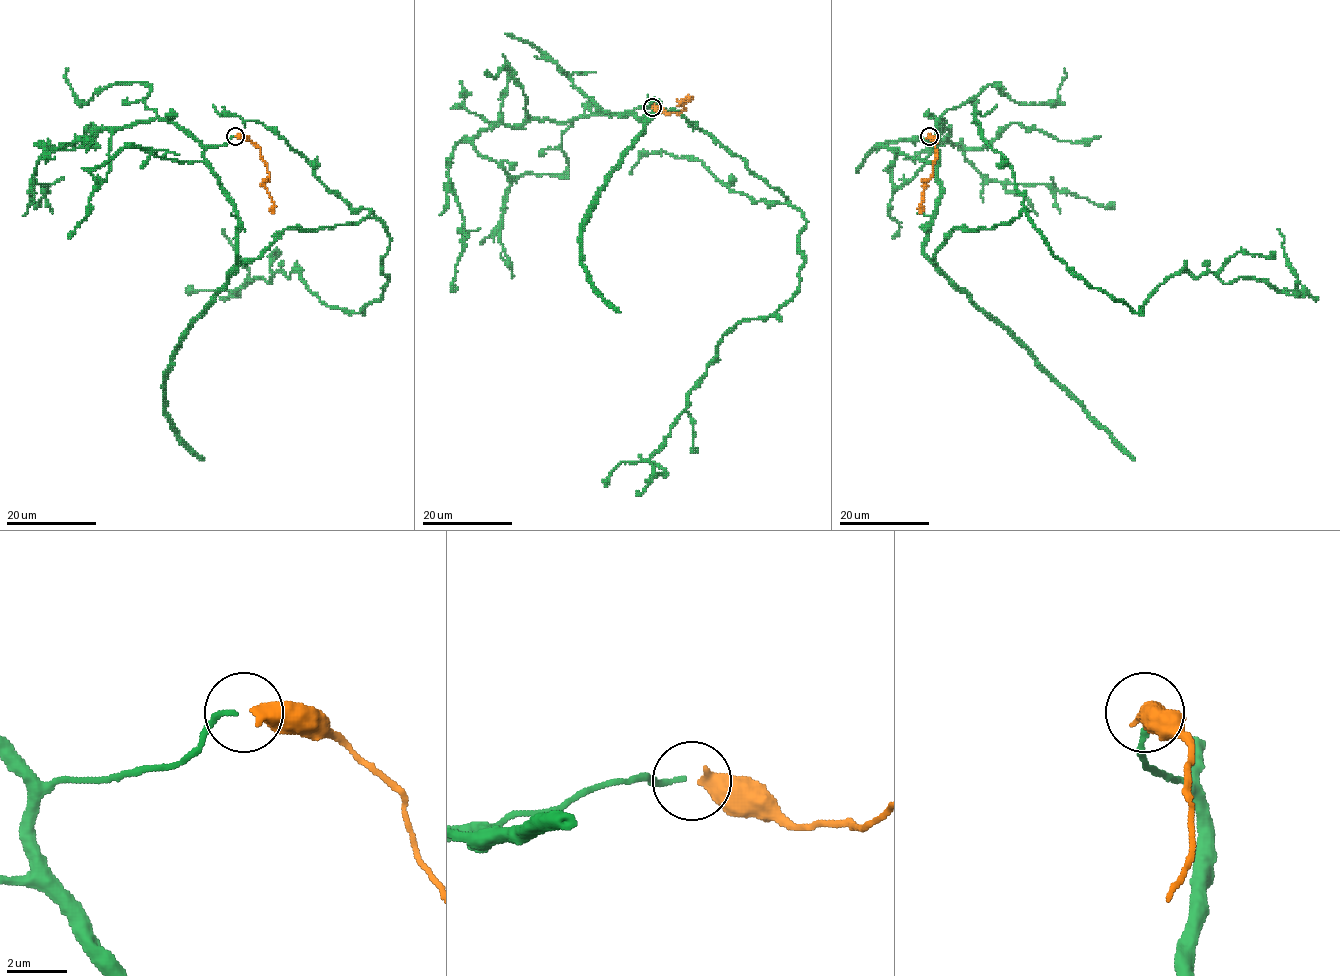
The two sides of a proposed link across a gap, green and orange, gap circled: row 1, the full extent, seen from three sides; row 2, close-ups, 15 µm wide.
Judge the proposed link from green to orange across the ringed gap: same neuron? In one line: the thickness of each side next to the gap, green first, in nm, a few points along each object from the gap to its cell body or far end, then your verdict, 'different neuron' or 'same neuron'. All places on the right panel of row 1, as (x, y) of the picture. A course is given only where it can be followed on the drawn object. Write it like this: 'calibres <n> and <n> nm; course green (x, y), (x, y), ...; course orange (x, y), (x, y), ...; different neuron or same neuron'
calibres 170 and 460 nm; course green (929, 137), (932, 261), (955, 228), (1023, 210), (1071, 274), (1137, 312), (1186, 270), (1292, 294), (1277, 228); course orange (929, 135), (936, 141), (936, 158), (920, 212); same neuron

